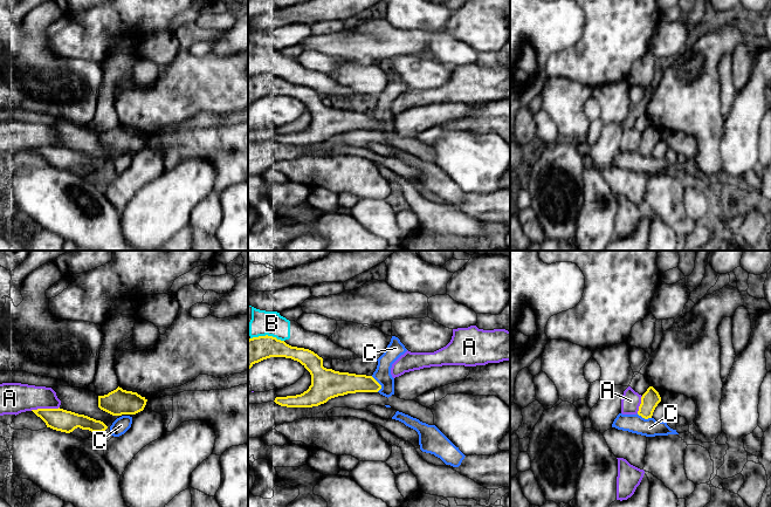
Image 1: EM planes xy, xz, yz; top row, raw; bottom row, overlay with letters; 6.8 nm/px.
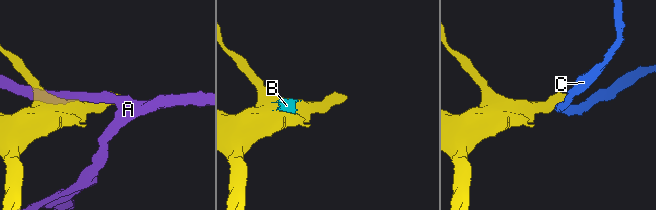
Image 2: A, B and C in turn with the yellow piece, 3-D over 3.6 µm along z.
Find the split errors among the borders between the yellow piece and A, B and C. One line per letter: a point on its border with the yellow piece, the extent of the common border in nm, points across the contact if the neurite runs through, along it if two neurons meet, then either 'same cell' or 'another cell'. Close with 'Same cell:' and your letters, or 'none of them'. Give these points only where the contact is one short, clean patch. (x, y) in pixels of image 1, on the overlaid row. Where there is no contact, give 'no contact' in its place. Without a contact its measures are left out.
A: xy (45, 409) | 200 nm | another cell
B: xz (267, 335) | 240 nm | another cell
C: xz (379, 384) | 120 nm | along xz (371, 376), (380, 385), (378, 391) | another cell
Same cell: none of them

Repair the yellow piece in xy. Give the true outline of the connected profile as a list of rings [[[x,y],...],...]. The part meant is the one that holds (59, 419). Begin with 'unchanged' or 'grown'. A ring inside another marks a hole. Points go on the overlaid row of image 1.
unchanged | [[[60,407],[37,409],[32,411],[46,423],[47,427],[66,433],[70,433],[77,427],[101,433],[108,429],[101,420]]]

